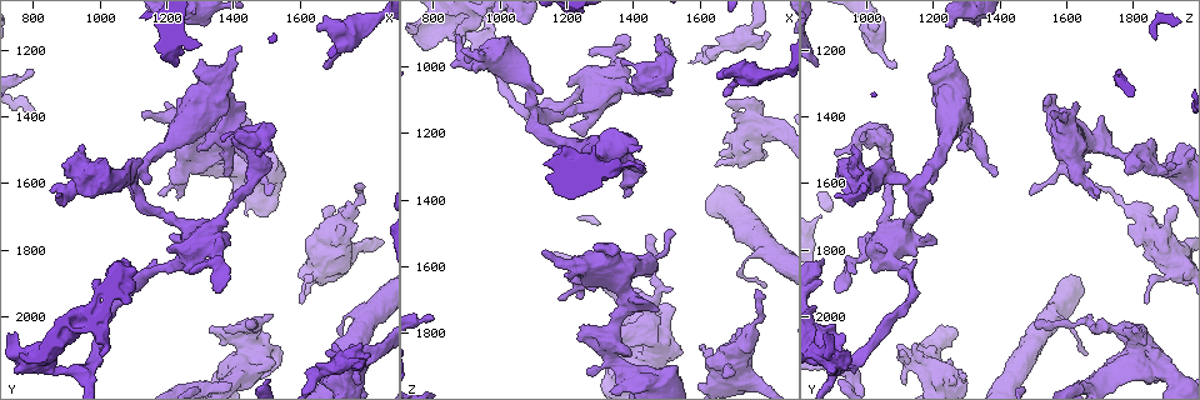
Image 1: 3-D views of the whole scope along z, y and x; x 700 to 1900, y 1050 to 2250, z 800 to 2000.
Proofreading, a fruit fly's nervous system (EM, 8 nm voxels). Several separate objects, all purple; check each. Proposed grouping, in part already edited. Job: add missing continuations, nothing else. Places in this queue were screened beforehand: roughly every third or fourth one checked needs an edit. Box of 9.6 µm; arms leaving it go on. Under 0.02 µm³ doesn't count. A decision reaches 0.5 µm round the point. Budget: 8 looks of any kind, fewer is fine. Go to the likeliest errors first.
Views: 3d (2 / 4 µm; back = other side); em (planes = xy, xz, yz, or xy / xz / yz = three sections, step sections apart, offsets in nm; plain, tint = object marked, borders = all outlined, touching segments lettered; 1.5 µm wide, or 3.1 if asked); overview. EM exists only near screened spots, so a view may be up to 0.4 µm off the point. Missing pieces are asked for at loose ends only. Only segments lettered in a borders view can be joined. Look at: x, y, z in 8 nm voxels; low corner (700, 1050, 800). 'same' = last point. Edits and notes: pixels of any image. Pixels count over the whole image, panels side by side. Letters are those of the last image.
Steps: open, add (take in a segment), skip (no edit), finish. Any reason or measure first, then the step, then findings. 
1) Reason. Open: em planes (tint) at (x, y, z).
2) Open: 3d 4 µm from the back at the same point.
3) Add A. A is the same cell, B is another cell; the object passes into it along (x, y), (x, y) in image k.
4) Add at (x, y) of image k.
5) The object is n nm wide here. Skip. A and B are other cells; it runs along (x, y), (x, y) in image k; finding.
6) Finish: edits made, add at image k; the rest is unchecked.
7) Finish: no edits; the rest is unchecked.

Free end. Open: 3d 4 µm from the back at (1390, 1490, 1870).

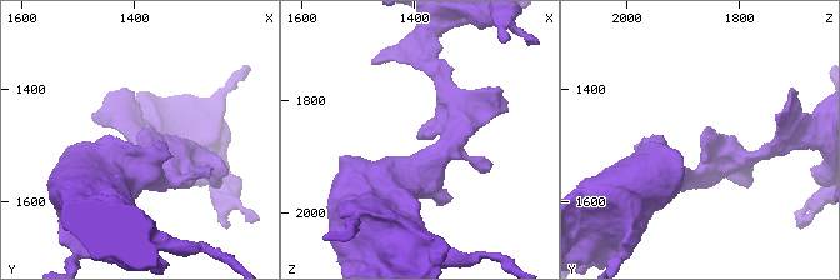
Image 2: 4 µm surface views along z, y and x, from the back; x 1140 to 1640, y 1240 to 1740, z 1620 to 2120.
Open: em planes (tint) at (1390, 1485, 1860).

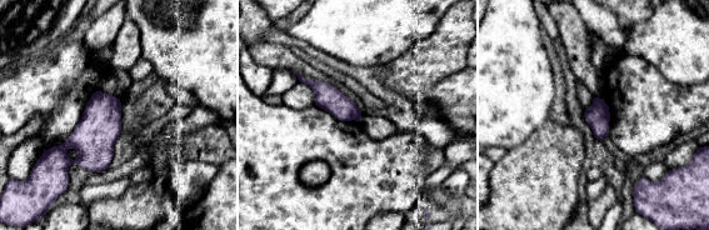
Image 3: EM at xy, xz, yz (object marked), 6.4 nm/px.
Open: em planes (borders) at the same point.

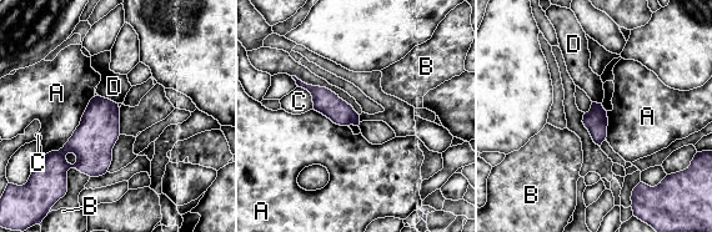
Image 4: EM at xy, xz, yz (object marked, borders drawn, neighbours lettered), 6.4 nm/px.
The longest contact is with A, 500 nm. Skip. A, B, C and D are other cells; a border runs along (95, 96), (69, 140), (44, 155) in image 4; no lettered segment goes on from it.

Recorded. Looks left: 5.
An open end. Open: em planes (borders) at (1370, 1460, 990).

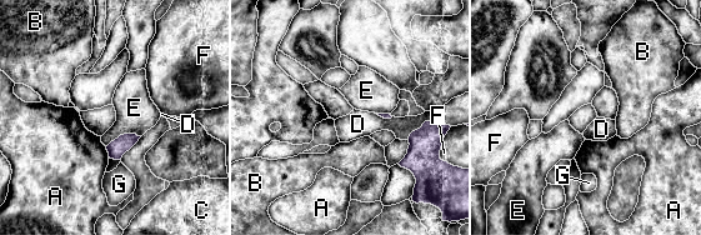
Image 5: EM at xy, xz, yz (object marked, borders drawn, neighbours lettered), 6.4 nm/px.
Skip. A, B, C, D, E, F and G are other cells; no lettered segment goes on from it.

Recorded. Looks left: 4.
Branch stops here. Open: 3d 4 µm from the back at (1440, 1590, 1630).

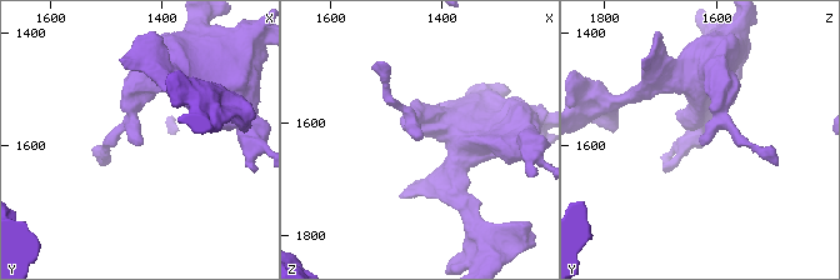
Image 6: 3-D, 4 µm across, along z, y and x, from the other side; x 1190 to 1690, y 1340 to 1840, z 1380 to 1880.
Now the EM. Open: em planes (borders) at (1430, 1590, 1630).

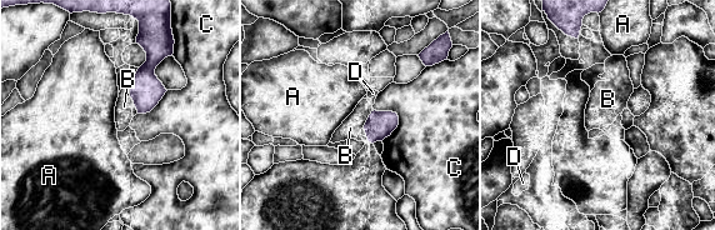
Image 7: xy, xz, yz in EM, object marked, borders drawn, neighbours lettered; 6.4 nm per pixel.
Skip. A, B, C and D are other cells; a border runs along (371, 110), (363, 126) in image 7; none of them fits.

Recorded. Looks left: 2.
Finish: no edits; the rest is unchecked.

